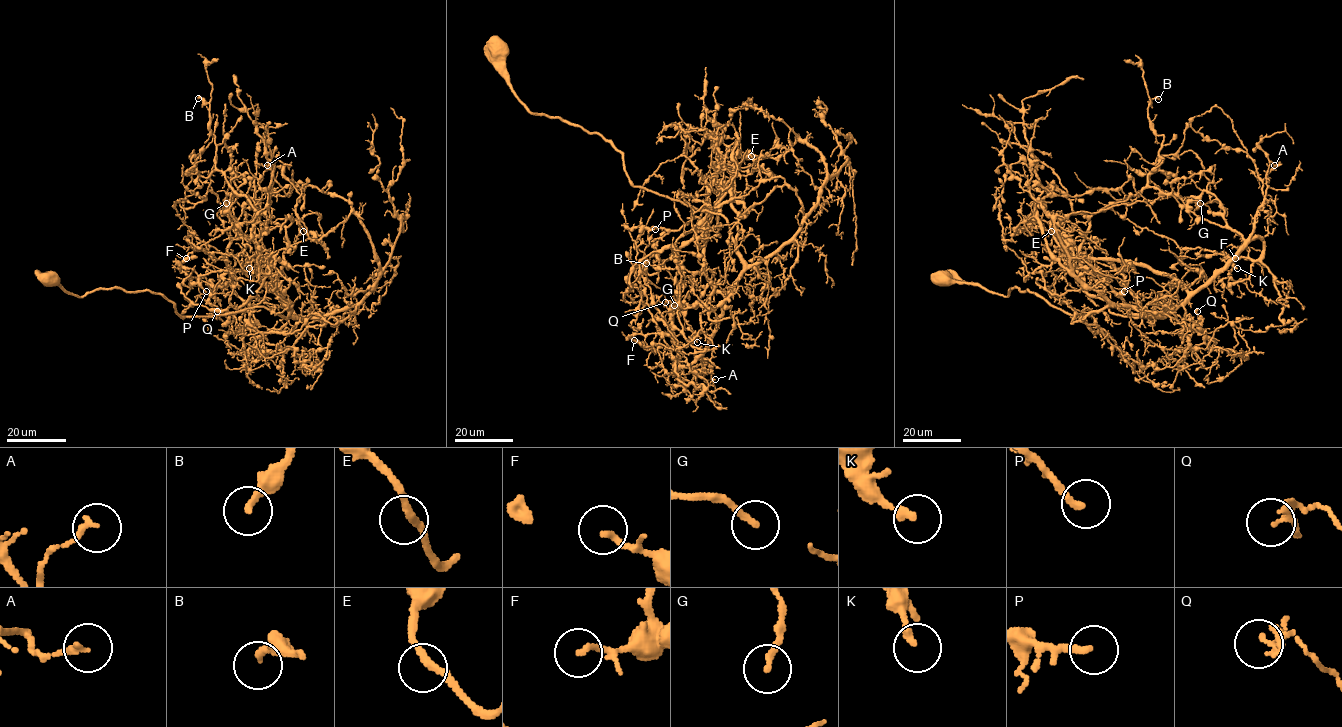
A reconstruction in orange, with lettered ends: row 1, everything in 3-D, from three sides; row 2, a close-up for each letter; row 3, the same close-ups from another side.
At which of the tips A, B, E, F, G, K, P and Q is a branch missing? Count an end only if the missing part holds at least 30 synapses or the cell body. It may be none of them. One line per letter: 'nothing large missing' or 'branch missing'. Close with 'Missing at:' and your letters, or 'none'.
A: nothing large missing
B: nothing large missing
E: nothing large missing
F: nothing large missing
G: nothing large missing
K: nothing large missing
P: branch missing
Q: nothing large missing
Missing at: P

